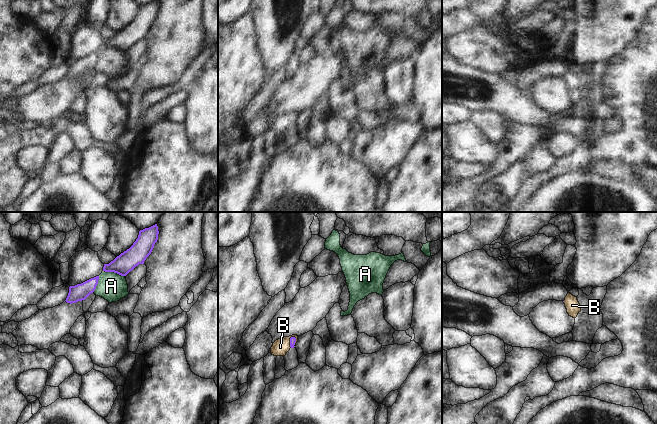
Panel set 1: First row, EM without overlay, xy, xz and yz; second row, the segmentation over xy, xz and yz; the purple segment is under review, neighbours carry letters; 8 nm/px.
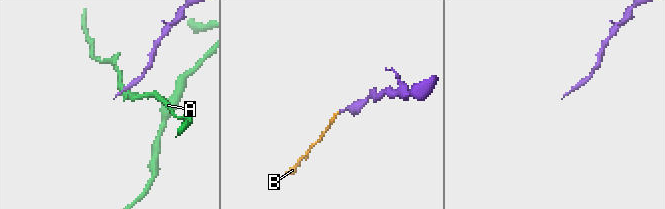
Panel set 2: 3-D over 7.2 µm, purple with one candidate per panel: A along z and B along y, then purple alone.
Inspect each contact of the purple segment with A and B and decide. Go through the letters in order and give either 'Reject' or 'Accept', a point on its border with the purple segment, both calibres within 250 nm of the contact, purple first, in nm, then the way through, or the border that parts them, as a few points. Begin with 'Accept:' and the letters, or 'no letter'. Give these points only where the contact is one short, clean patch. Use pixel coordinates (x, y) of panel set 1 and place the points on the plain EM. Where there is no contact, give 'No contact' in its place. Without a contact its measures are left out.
Accept: B
A: Reject. Touches purple at xy (114, 48). Thickness 160 nm (purple) against 220 nm. Boundary: xy (103, 46), (116, 48), (124, 52)
B: Accept. Touches purple at xz (290, 117). Thickness 50 nm (purple) against 140 nm. Path across: xz (292, 116), (290, 117), (280, 123).

